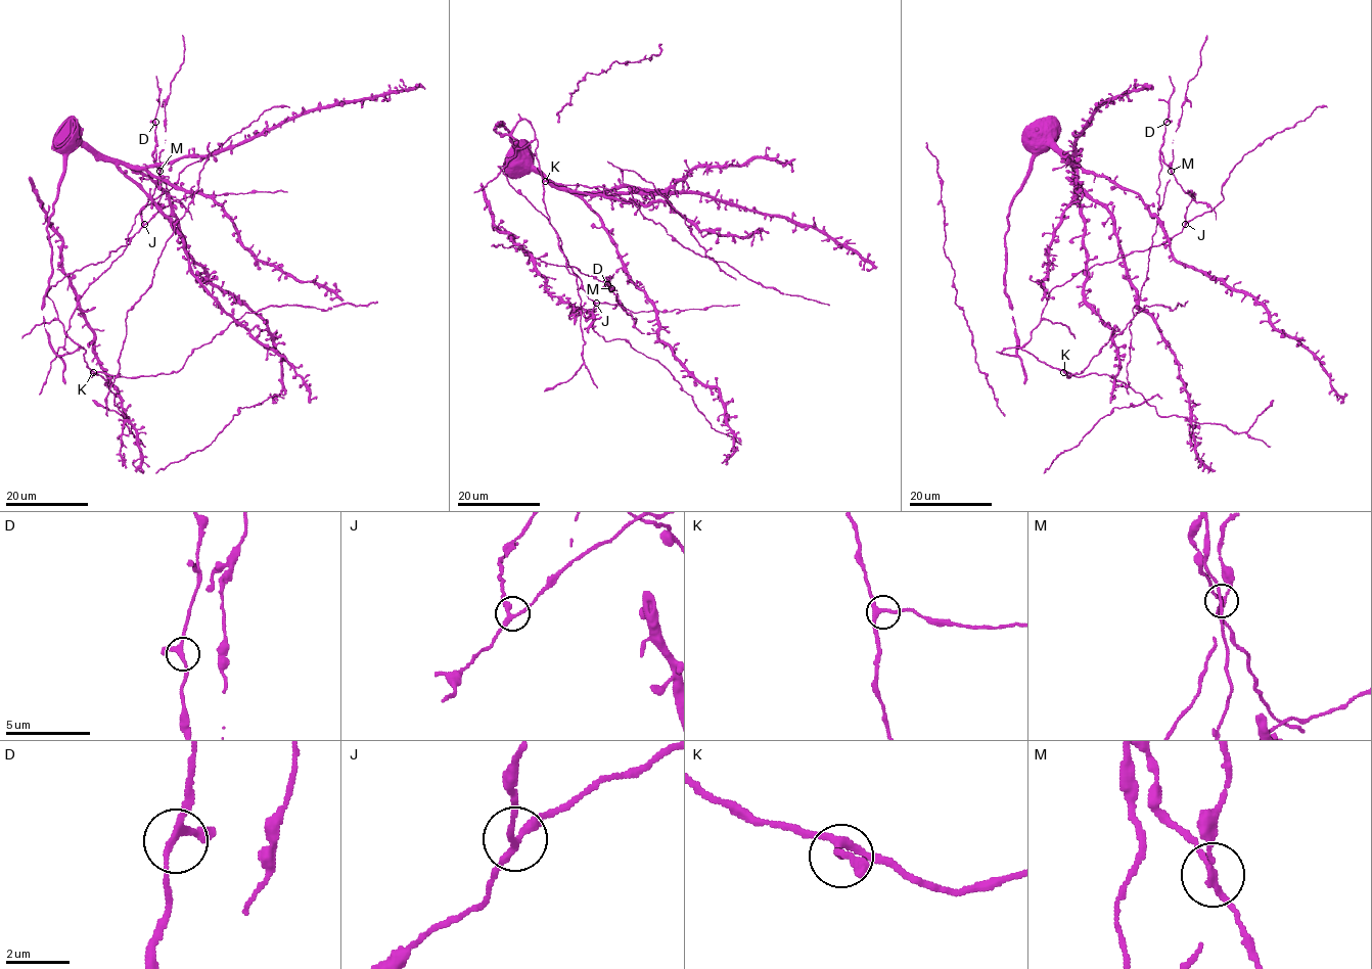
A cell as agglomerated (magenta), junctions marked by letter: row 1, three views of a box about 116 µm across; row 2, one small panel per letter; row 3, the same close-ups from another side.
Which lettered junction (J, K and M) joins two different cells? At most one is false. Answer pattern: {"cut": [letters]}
{"cut": ["M"]}

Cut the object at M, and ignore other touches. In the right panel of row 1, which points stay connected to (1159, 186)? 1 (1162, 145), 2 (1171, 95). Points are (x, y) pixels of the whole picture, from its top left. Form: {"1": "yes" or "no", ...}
{"1": "yes", "2": "yes"}

